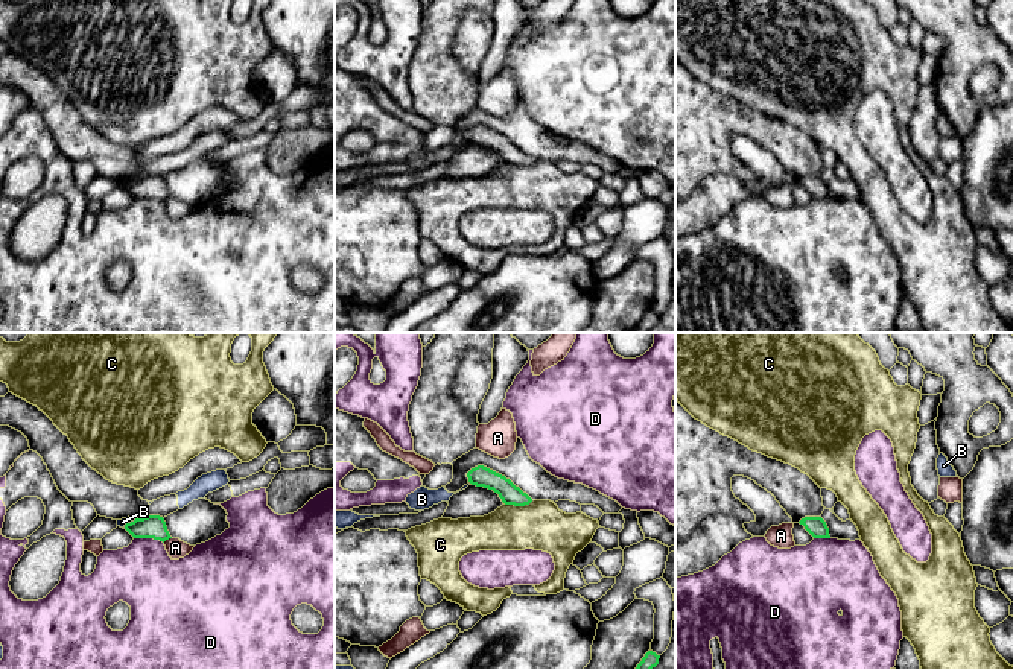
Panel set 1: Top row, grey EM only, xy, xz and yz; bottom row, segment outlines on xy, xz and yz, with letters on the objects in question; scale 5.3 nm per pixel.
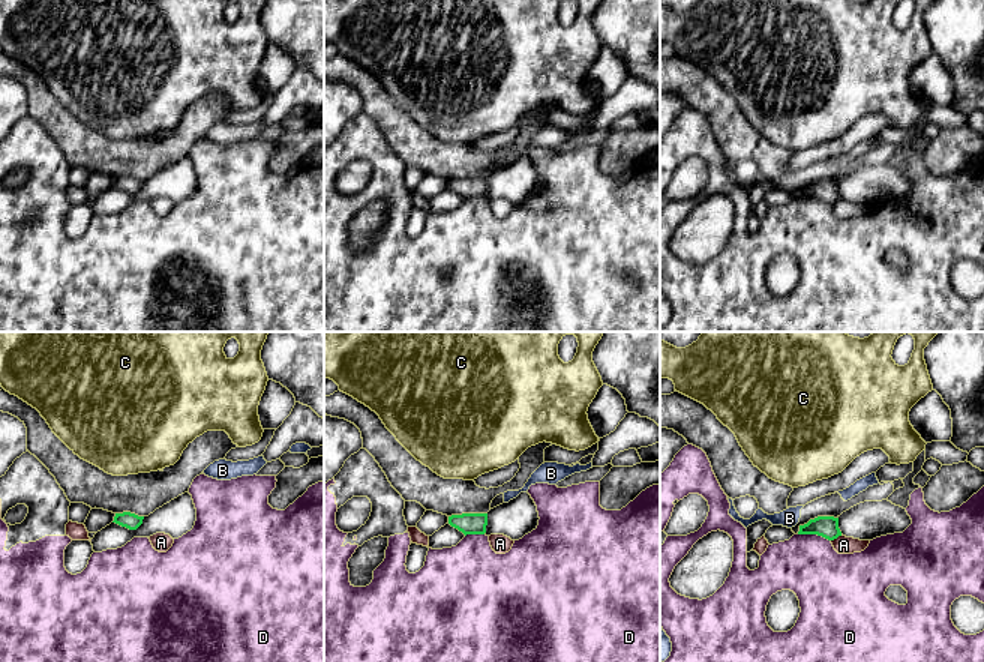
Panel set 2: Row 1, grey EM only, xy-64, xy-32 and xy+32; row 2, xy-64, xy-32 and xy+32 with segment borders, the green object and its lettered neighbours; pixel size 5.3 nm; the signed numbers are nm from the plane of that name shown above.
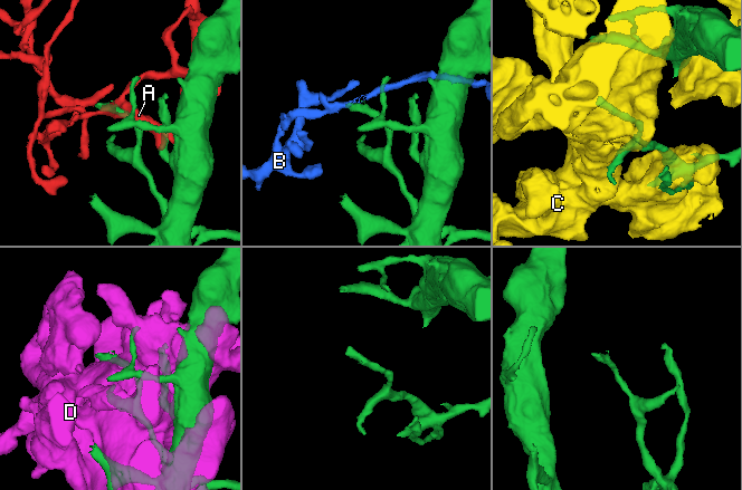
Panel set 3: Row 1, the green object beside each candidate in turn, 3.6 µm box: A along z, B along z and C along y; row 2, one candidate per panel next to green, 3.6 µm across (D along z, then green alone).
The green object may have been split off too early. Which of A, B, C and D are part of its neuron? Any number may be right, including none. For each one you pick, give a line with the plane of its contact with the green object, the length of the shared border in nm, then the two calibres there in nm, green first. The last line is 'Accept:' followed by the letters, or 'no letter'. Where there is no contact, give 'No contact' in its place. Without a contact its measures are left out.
Accept: no letter

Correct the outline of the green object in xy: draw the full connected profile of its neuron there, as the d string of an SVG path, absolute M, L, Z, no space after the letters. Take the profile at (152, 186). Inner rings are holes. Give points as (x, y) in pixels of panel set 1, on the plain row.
M148 175L143 178L135 178L131 182L125 184L125 189L134 196L134 198L154 198L160 201L166 201L170 196L166 181L160 175Z

